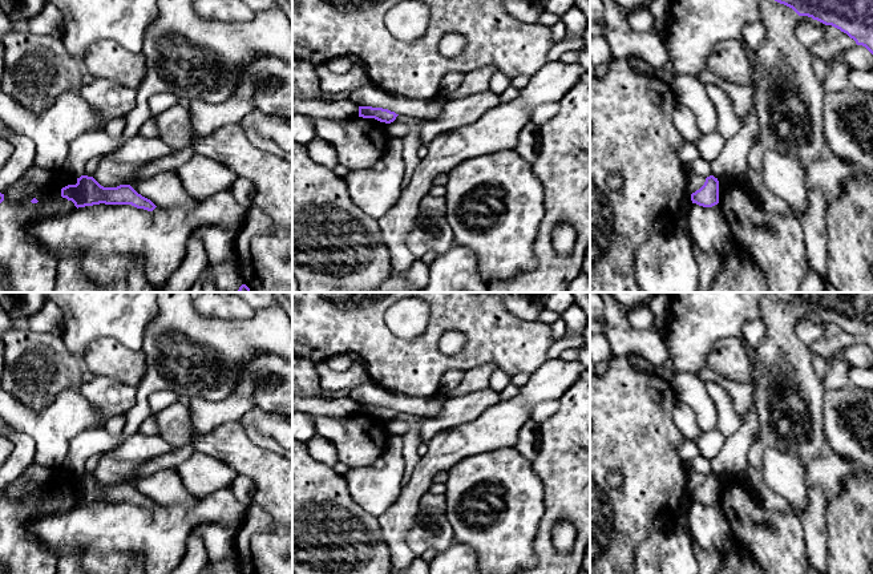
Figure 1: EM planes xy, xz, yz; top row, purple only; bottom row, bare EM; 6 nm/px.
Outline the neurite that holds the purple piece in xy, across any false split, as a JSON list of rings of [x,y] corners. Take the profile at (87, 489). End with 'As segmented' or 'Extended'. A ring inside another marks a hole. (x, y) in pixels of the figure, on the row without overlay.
[[[81,473],[76,482],[61,486],[61,494],[72,498],[74,504],[85,505],[93,502],[132,502],[137,506],[153,509],[157,504],[138,492],[130,482],[104,485],[93,474]]]. As segmented

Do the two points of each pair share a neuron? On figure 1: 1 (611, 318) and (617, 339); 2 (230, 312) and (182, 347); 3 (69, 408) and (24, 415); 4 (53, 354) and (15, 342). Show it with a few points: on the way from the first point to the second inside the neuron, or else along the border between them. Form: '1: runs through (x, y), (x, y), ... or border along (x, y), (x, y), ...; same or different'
1: runs through (615, 323), (617, 334); same
2: border along (257, 311), (249, 319), (229, 322); different
3: runs through (59, 419), (35, 419); same
4: runs through (44, 354), (29, 354), (24, 348); same

